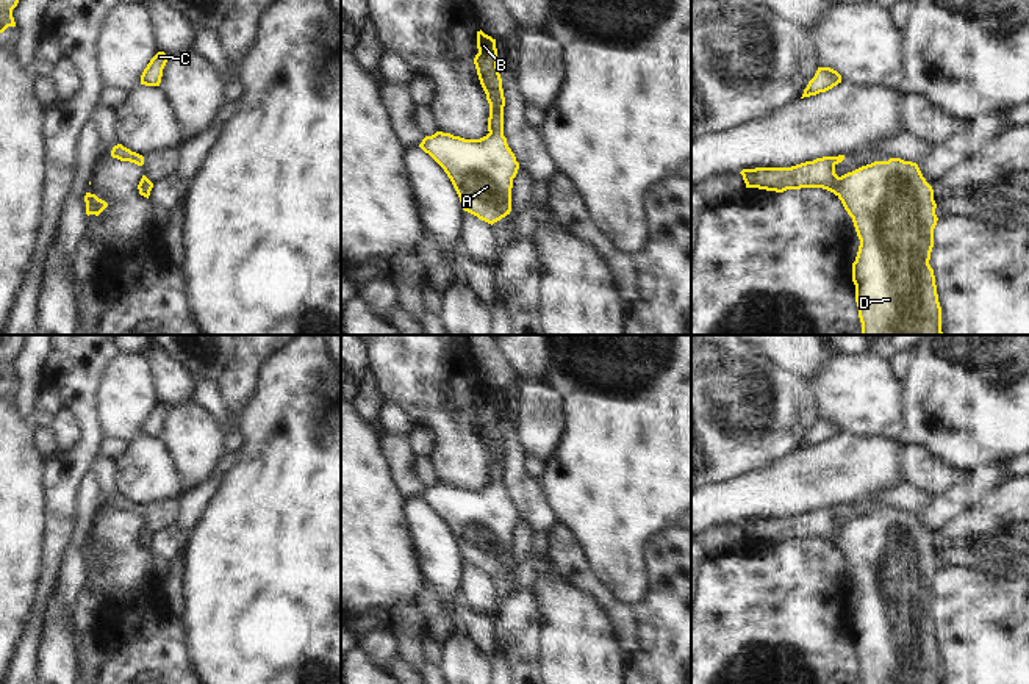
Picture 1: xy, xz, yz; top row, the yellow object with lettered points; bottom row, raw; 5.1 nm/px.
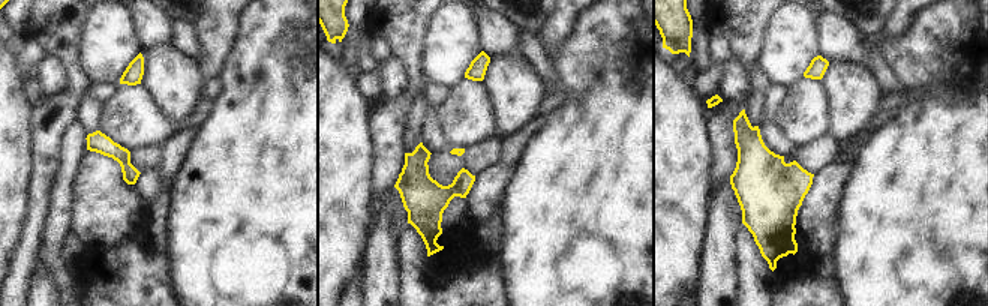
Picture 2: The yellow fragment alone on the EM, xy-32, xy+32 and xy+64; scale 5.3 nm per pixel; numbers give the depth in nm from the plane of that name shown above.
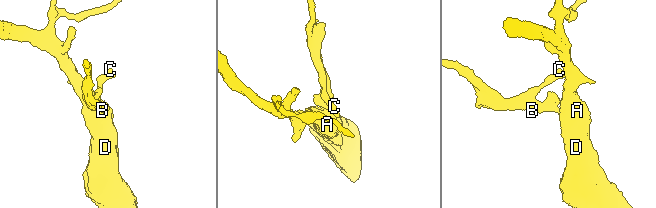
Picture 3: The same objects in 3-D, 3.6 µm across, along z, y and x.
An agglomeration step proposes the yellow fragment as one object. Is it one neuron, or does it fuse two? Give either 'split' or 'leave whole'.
leave whole

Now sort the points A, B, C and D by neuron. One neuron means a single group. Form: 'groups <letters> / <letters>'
groups A B C D

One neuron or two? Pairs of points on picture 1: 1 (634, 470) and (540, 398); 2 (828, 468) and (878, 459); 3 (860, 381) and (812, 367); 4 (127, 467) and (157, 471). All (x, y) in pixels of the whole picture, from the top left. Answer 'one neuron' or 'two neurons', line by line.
1: two neurons
2: one neuron
3: two neurons
4: one neuron

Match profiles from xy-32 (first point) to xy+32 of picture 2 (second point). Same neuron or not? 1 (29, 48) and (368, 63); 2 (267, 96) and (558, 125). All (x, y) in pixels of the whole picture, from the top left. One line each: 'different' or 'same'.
1: different
2: same

